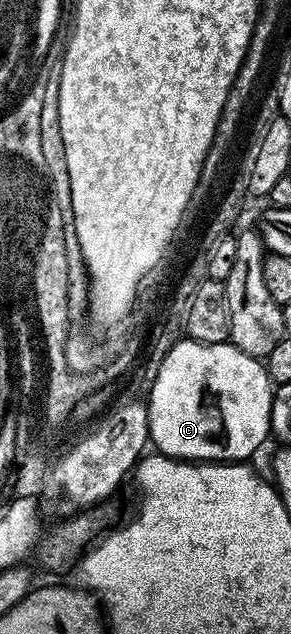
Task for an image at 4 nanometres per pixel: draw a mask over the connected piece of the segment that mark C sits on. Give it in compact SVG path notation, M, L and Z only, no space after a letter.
M190 338L180 339L169 354L165 356L159 368L157 378L151 381L149 398L147 398L147 417L149 418L150 434L148 439L160 455L173 457L176 460L190 460L198 463L242 463L252 459L251 456L264 444L266 438L270 437L270 416L274 397L274 387L267 373L266 365L258 358L245 354L244 351L230 342L225 343L199 343Z

